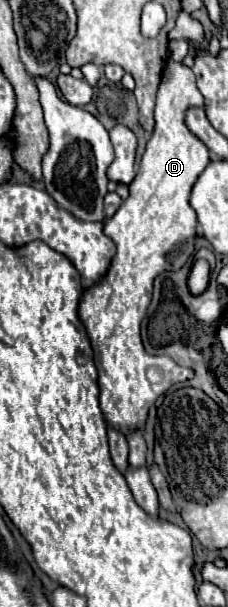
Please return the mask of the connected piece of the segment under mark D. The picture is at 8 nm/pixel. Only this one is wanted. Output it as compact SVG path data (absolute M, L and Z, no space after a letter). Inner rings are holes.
M169 60L165 66L165 80L159 86L157 92L157 106L155 106L155 130L151 140L147 142L145 154L139 164L139 172L135 180L129 184L129 198L123 200L121 208L113 214L113 218L105 220L103 232L115 242L117 252L111 260L109 270L105 276L89 286L79 302L79 318L87 330L87 336L93 346L93 358L99 372L99 388L101 388L101 410L107 420L107 426L117 426L125 436L129 436L129 426L145 426L147 412L153 406L153 402L165 394L173 384L179 380L189 380L193 376L193 370L177 366L171 358L163 356L151 356L145 352L141 342L141 320L147 312L147 306L151 302L153 292L153 280L157 274L165 270L179 270L195 252L193 240L195 240L195 210L189 206L189 192L197 180L197 176L207 168L209 164L209 150L207 146L193 136L187 126L183 124L183 114L189 106L203 104L203 96L197 88L197 80L191 68Z

